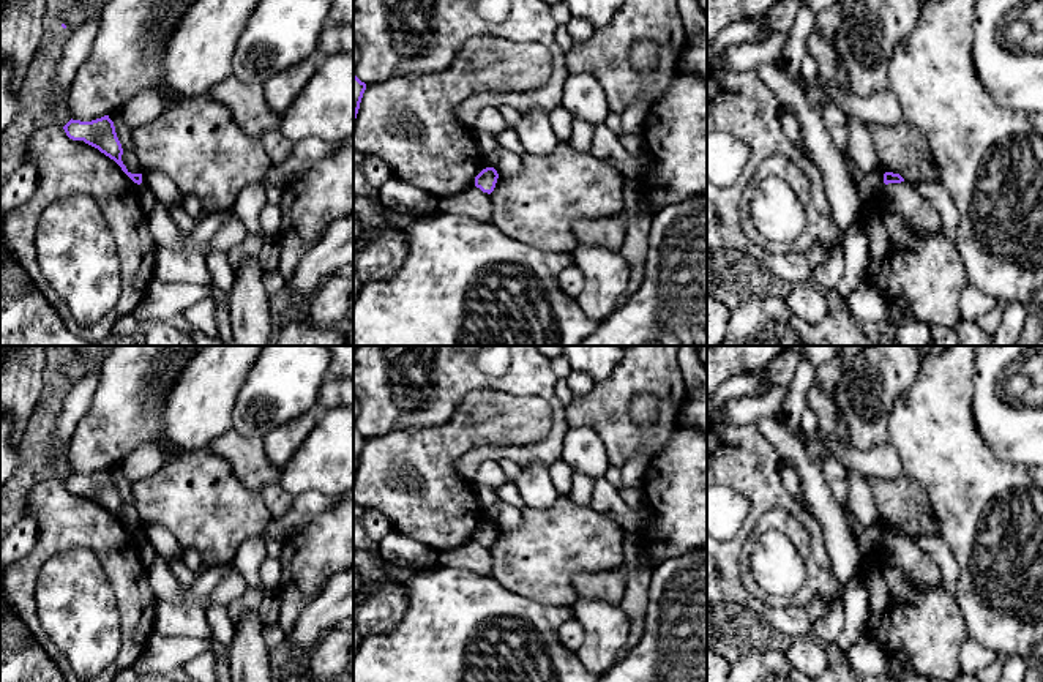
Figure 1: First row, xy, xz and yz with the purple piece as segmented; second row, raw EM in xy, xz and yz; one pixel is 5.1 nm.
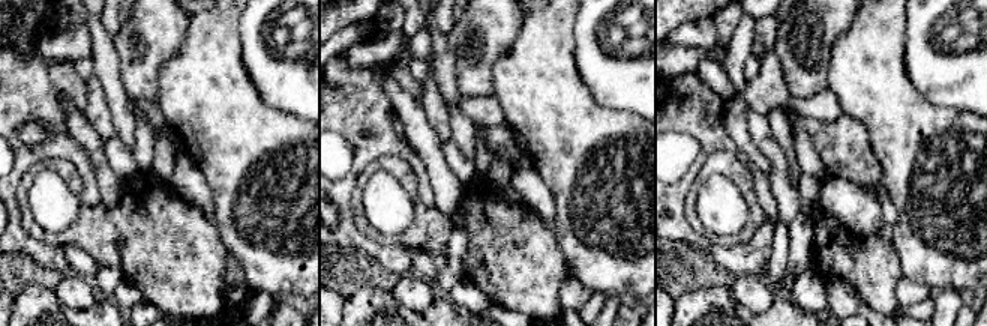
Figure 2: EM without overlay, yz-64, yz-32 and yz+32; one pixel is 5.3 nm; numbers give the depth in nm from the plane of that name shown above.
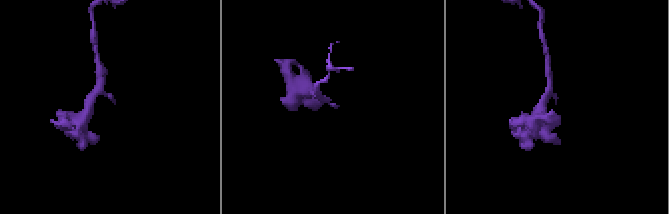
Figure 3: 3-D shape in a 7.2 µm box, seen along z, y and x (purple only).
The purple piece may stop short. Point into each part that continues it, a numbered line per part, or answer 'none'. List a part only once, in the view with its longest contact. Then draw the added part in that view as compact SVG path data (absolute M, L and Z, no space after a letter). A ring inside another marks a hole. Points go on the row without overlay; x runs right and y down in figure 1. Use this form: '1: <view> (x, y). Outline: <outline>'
none

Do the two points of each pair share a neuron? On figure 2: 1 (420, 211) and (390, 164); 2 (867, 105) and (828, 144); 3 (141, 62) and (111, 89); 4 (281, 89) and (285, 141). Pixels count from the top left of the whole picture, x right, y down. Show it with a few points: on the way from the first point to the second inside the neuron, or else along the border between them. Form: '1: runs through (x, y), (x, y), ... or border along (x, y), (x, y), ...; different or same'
1: runs through (414, 199), (410, 182), (402, 175); same
2: border along (842, 113), (864, 125), (873, 149); different
3: border along (113, 45), (119, 57), (122, 87), (128, 96); different
4: border along (255, 89), (267, 105), (303, 119); different

